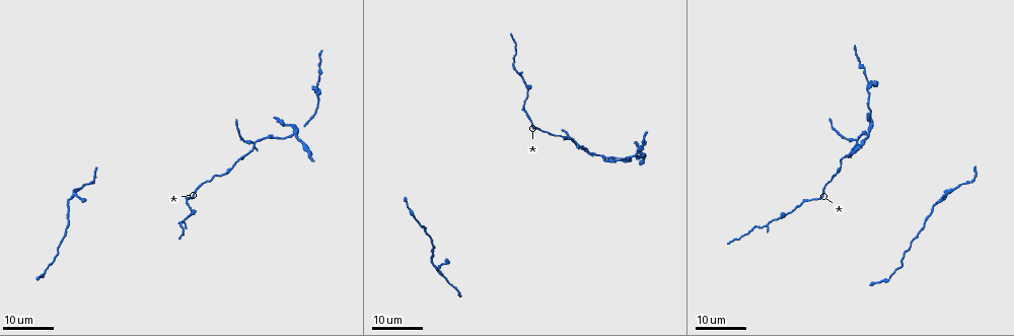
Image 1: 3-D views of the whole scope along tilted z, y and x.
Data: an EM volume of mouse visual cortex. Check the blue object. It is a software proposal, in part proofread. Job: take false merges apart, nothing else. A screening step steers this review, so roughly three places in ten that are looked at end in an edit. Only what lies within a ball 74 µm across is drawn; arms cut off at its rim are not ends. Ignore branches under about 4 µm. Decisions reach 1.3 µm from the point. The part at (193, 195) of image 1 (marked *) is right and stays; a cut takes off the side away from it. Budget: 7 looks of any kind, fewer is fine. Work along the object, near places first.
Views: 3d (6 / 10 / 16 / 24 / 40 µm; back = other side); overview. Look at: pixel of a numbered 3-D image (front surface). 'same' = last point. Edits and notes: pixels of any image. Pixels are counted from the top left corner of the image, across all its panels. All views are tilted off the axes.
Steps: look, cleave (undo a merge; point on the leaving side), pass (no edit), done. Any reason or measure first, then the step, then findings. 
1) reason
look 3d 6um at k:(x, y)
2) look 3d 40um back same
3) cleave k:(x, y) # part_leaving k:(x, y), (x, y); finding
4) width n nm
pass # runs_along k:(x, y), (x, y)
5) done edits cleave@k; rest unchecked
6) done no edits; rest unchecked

three arms meet
look 3d 16um at 1:(73, 195)

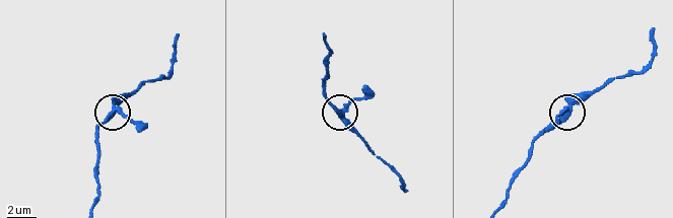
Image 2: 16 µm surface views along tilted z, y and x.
look 3d 6um at 2:(566, 109)

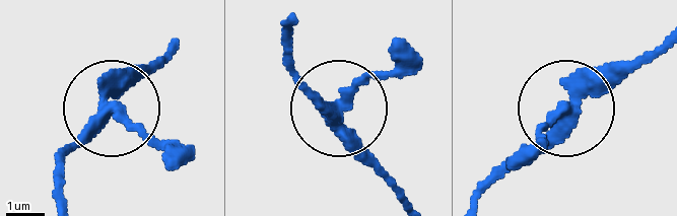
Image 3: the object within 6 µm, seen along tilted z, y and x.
side_arm 10 um
pass # one cell here

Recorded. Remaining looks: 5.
four arms meet
look 3d 24um at 1:(855, 139)

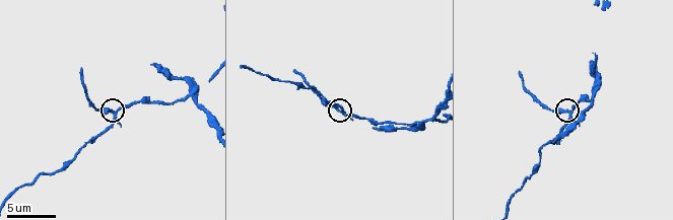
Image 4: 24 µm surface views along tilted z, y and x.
look 3d 10um at 4:(571, 112)

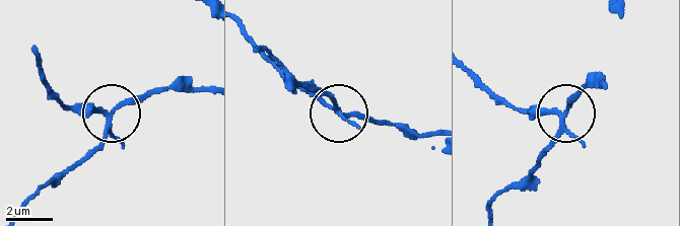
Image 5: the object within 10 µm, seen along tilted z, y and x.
cleave 5:(83, 109) # part_leaving 5:(109, 121), (65, 103), (48, 79), (37, 49); two cells meet here

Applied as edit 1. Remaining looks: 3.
redraw
look overview

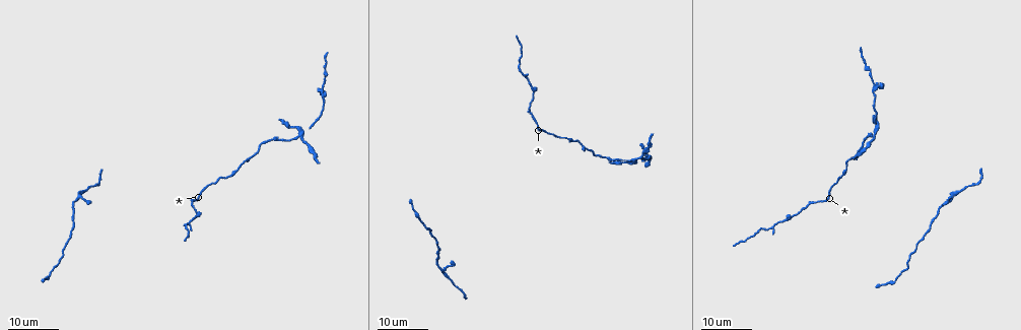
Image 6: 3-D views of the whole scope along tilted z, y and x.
arms part here
look 3d 16um at 6:(302, 137)

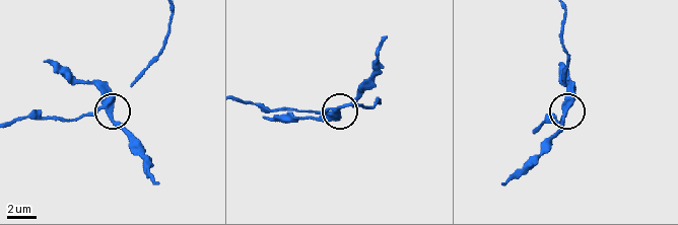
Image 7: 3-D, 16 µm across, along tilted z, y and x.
closer look
look 3d 10um at 7:(337, 112)

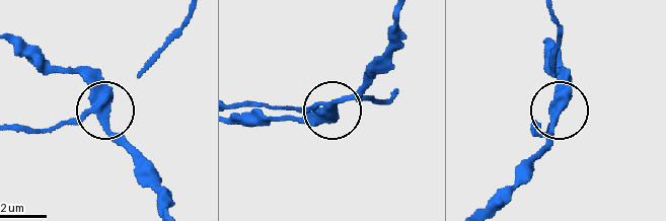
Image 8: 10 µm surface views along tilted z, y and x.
arms 3
cleave 8:(92, 75) # part_leaving 8:(324, 107), (359, 88), (382, 52), (394, 16); a second cell is stuck on

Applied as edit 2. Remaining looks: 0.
done edits cleave@5, cleave@8; rest unchecked

